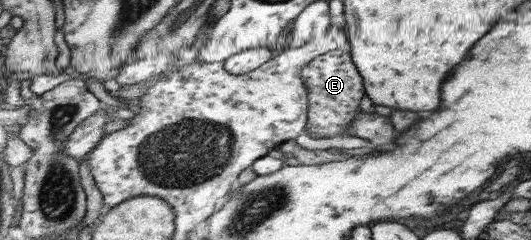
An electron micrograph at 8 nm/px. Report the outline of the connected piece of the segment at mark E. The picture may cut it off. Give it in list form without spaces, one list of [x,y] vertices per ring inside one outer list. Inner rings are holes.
[[[349,47],[327,52],[308,64],[302,72],[309,96],[308,124],[305,134],[313,139],[331,138],[347,132],[359,120],[361,100],[366,95],[363,73],[355,66]]]

